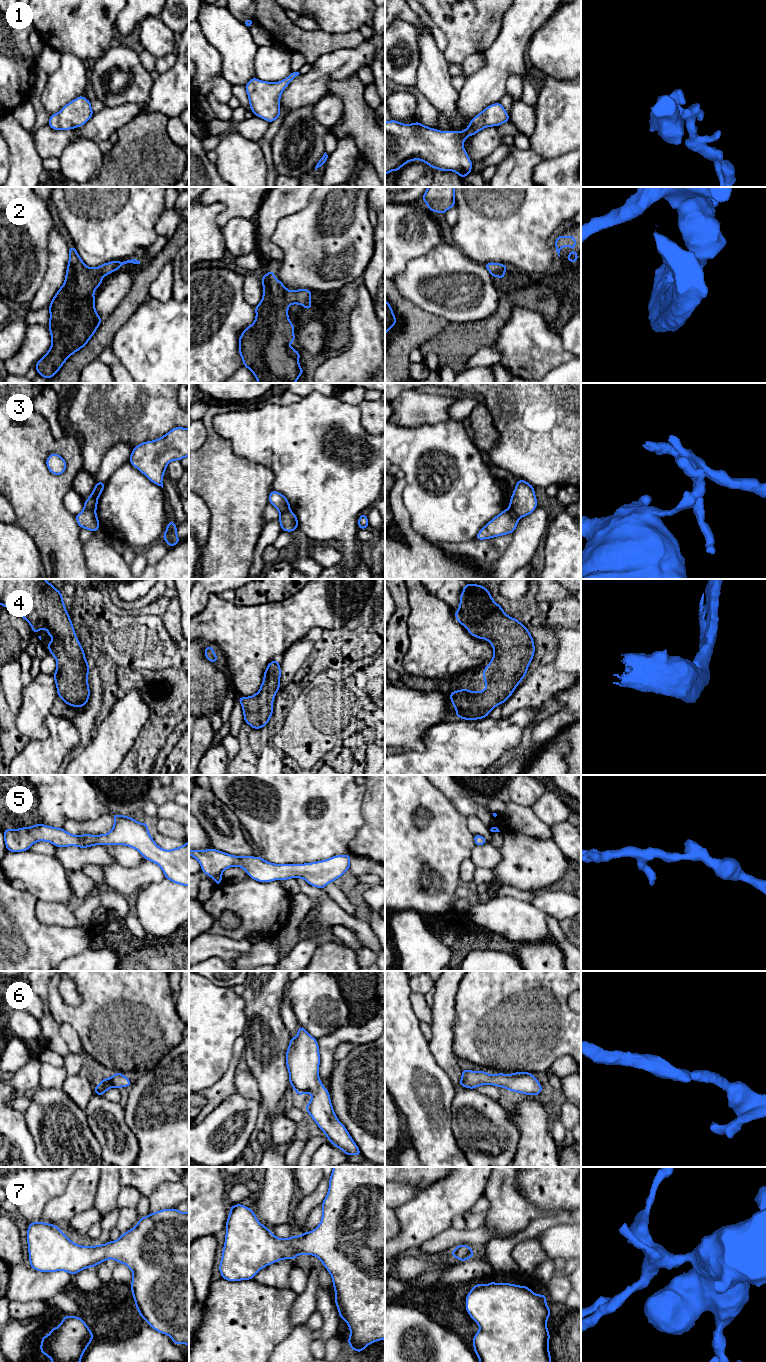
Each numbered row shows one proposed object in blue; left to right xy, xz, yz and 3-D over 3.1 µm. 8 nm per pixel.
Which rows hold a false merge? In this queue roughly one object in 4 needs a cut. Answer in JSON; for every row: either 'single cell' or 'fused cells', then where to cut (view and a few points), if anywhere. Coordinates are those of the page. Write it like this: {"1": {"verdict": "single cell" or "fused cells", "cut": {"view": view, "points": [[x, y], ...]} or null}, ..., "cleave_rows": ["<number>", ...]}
{"1": {"verdict": "single cell", "cut": null}, "2": {"verdict": "single cell", "cut": null}, "3": {"verdict": "fused cells", "cut": {"view": "xy", "points": [[84, 507], [95, 512]]}}, "4": {"verdict": "single cell", "cut": null}, "5": {"verdict": "single cell", "cut": null}, "6": {"verdict": "single cell", "cut": null}, "7": {"verdict": "single cell", "cut": null}, "cleave_rows": ["3"]}

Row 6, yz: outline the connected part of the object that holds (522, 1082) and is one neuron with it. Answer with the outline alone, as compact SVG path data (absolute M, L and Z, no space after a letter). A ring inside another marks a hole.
M462 1068L462 1077L459 1085L475 1089L480 1085L494 1085L507 1090L527 1095L540 1095L543 1090L532 1073L516 1072L512 1074L498 1073L491 1075L485 1071L471 1071Z

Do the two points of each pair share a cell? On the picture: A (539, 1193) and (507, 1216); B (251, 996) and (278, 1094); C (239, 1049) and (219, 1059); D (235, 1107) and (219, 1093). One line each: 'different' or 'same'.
A: different
B: same
C: different
D: different

